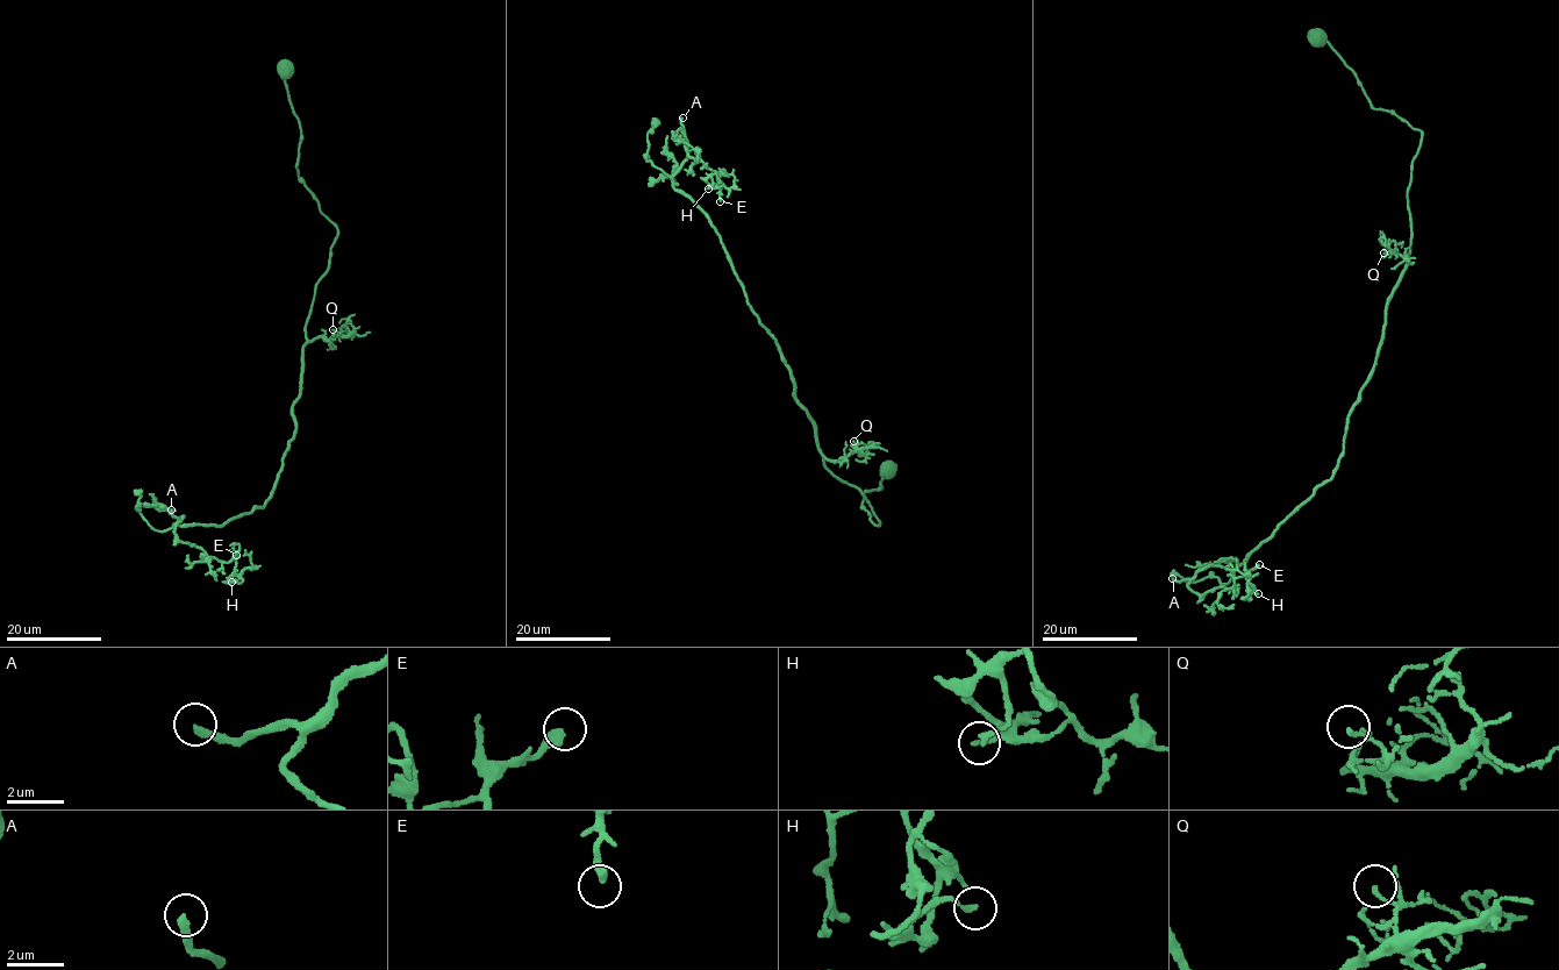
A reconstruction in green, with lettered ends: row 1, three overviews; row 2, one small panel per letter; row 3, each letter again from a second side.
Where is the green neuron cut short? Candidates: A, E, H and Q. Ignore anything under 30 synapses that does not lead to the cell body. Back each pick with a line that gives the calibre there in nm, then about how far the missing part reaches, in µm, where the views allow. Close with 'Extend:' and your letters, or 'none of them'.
A: 240 nm | 35 µm
Extend: A

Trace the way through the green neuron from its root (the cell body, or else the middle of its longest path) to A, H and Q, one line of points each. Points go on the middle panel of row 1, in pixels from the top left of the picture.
A: (888, 469), (864, 493), (877, 525), (824, 464), (720, 234), (673, 185), (683, 118)
H: (888, 469), (864, 493), (877, 525), (824, 464), (720, 234), (673, 185), (681, 128), (719, 173), (708, 188)
Q: (888, 469), (881, 489), (864, 493), (862, 507), (877, 525), (864, 496), (822, 461), (852, 453), (853, 441)

